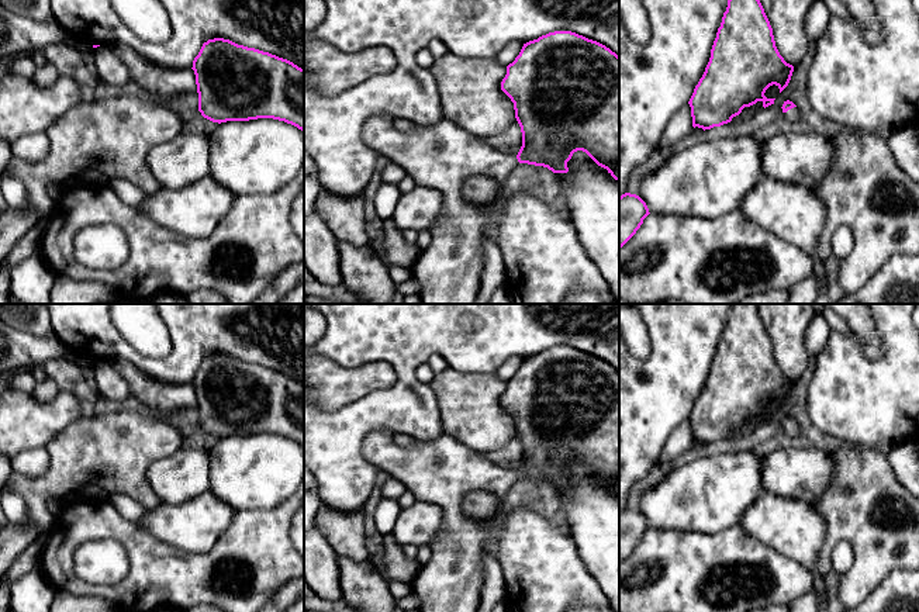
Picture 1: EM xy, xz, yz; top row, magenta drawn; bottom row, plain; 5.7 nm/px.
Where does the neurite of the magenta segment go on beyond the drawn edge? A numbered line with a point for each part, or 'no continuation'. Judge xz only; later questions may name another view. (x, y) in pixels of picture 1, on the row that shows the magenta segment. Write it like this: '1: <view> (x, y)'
1: xz (442, 155)

